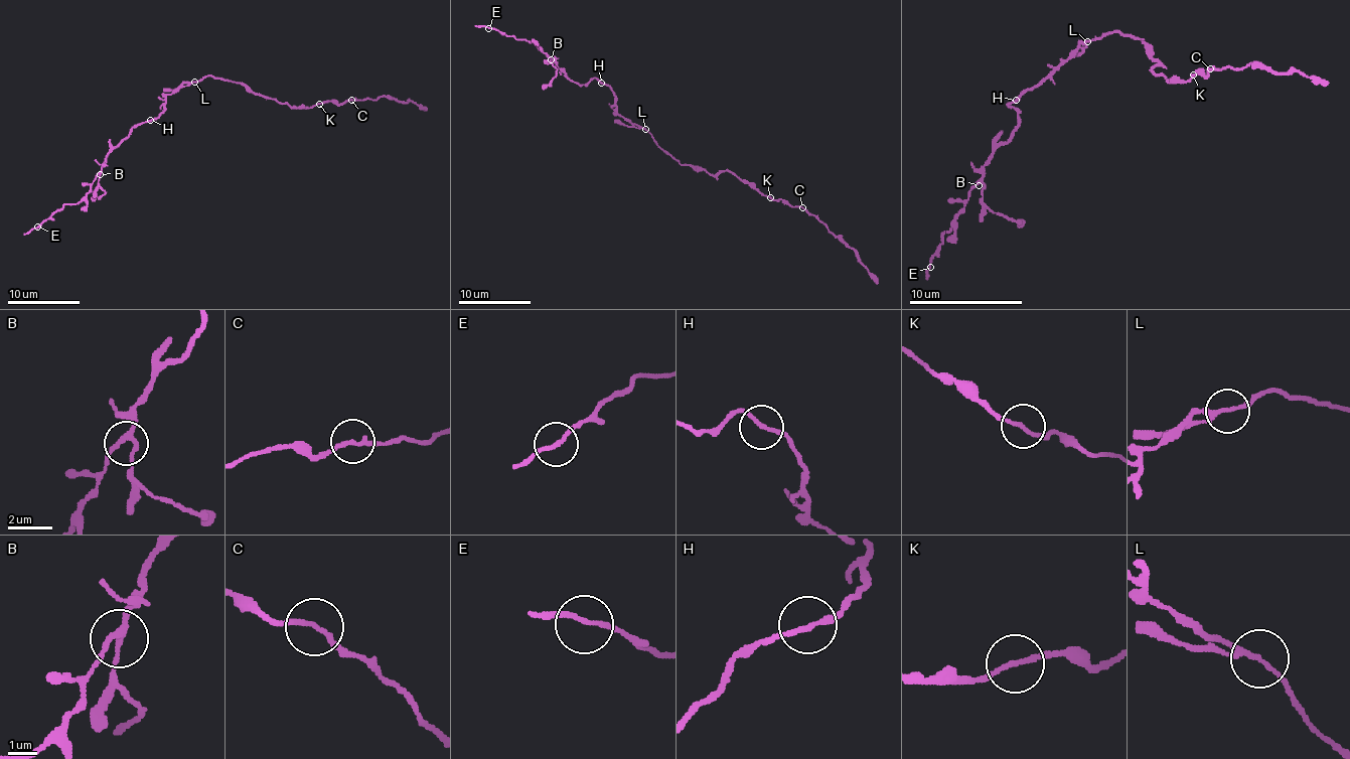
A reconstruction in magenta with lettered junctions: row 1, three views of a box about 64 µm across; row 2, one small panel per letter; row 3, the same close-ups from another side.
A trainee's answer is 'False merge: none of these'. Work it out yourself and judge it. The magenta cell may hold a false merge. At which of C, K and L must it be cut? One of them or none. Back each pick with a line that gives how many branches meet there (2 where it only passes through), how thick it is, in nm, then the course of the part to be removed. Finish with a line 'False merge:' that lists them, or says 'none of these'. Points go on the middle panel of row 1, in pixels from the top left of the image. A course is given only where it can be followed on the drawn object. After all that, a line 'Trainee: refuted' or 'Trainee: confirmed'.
False merge: none of these
Trainee: confirmed

